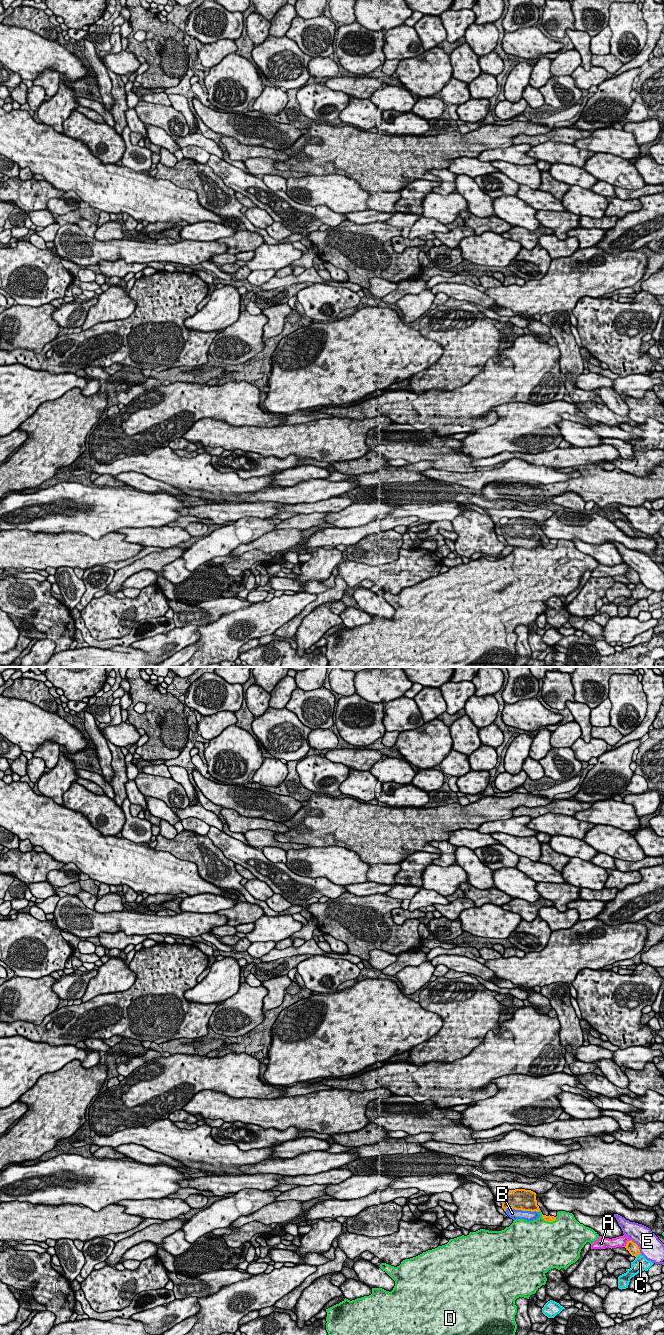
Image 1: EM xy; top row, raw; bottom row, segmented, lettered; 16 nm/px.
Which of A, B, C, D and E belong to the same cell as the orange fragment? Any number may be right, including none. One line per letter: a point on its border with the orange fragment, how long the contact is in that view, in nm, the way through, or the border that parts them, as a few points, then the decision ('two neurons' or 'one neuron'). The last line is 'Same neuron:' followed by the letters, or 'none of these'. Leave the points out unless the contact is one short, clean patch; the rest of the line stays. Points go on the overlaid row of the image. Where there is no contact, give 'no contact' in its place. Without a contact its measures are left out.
A: xy (627, 1243) | 150 nm | two neurons
B: xy (522, 1210) | 550 nm | one neuron
C: xy (637, 1254) | 110 nm | two neurons
D: xy (548, 1220) | 260 nm | two neurons
E: xy (637, 1246) | 300 nm | two neurons
Same neuron: B

